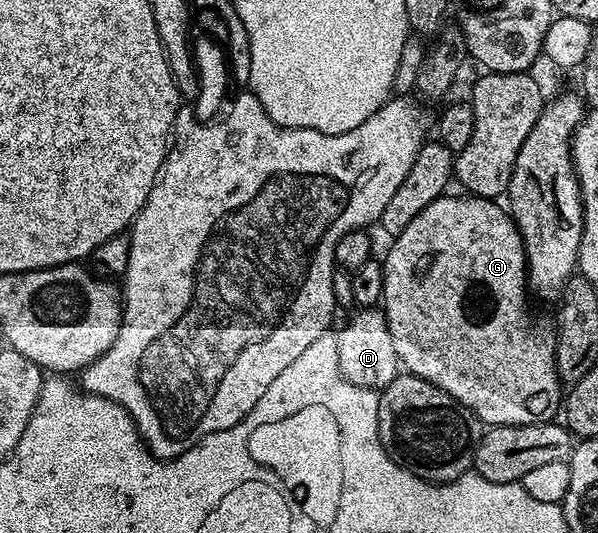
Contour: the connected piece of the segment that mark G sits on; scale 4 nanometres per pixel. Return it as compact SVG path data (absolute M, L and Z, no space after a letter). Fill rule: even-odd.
M444 195L433 203L429 203L429 207L425 207L425 211L421 211L421 215L414 217L409 223L409 227L405 227L405 231L394 234L392 241L395 242L388 247L387 257L382 258L385 287L383 288L381 310L387 318L389 334L393 339L394 350L399 356L399 364L406 372L412 373L414 377L420 377L437 387L441 387L441 391L445 391L453 399L461 402L469 411L473 411L484 426L536 425L542 421L552 420L558 409L560 412L561 402L565 397L565 385L564 382L560 381L559 372L555 366L555 329L535 321L530 307L527 306L527 297L529 298L527 256L519 228L515 226L515 218L504 206L503 209L499 206L498 200L470 195L451 196ZM427 249L439 249L439 254L435 260L435 269L431 269L431 277L427 277L427 281L418 281L411 274L411 269L415 269L415 261L419 261L420 255Z

